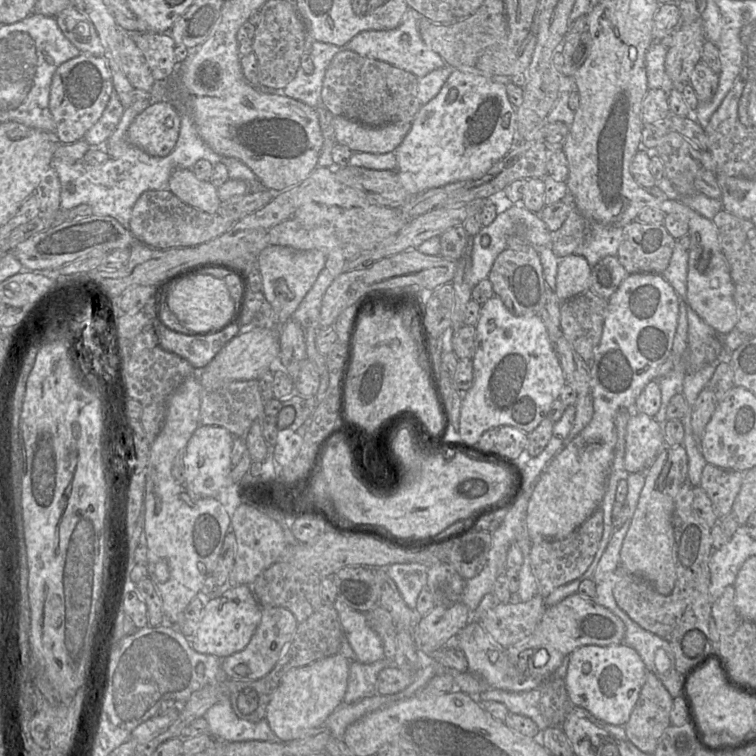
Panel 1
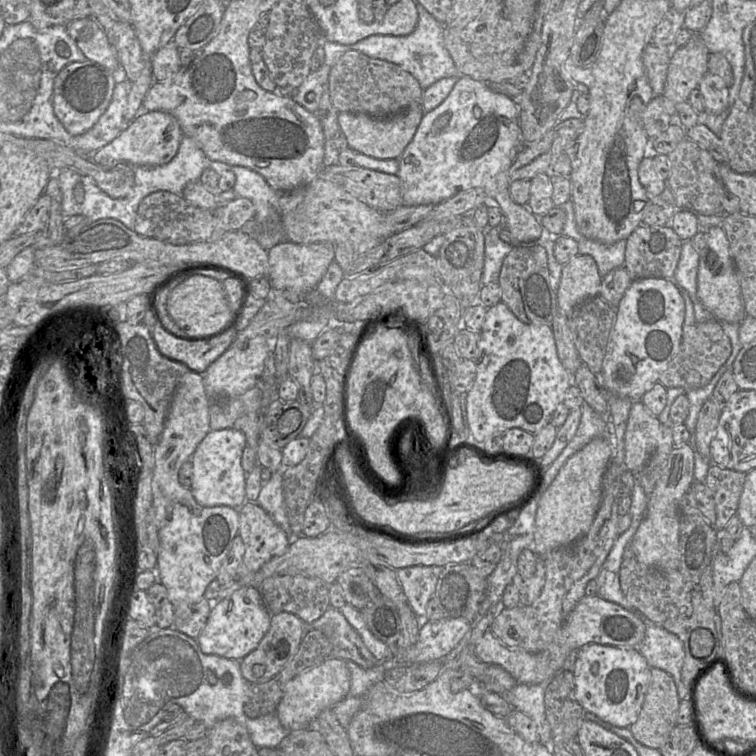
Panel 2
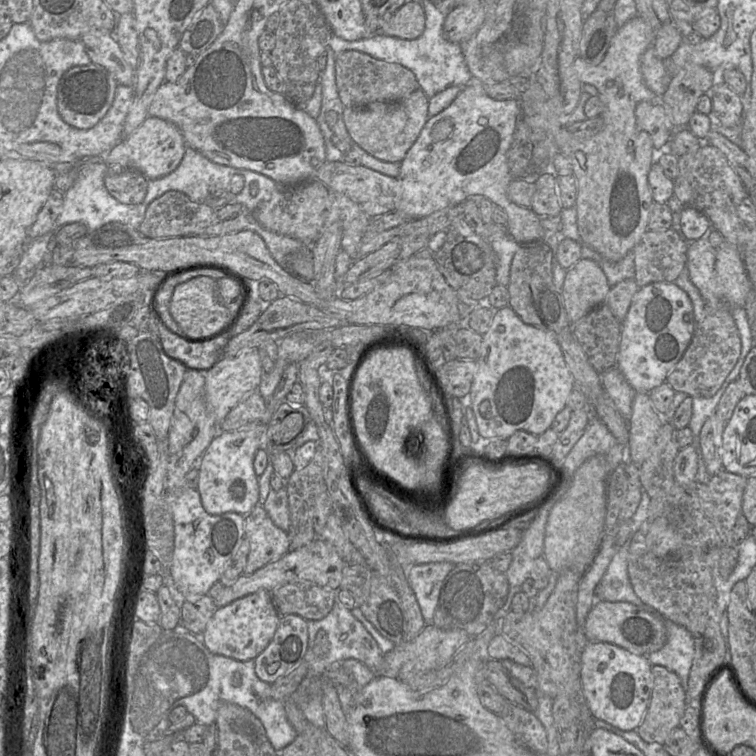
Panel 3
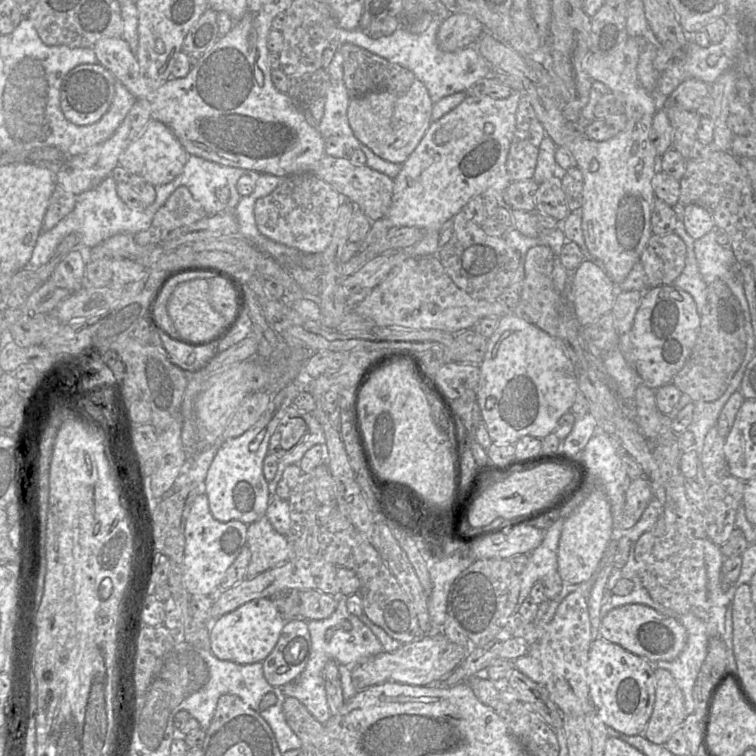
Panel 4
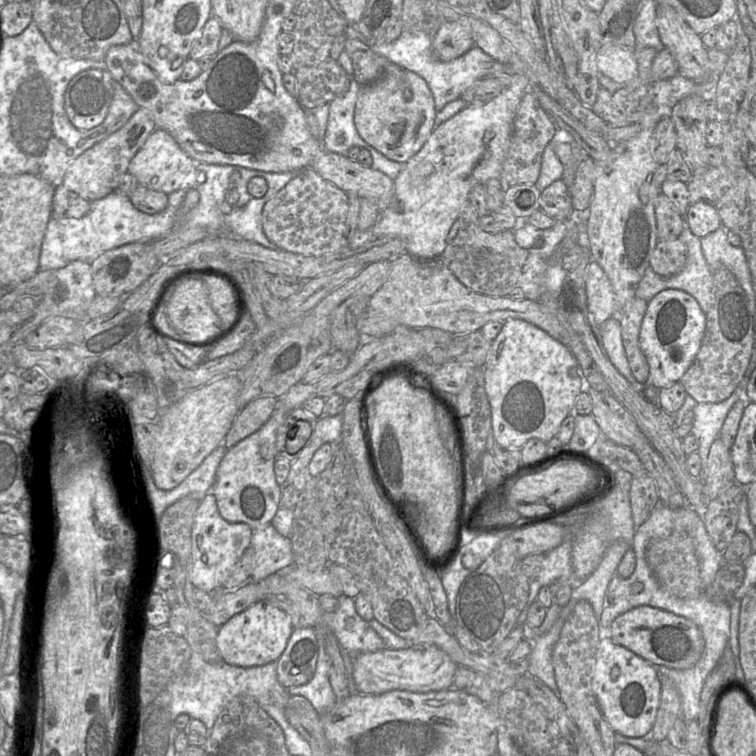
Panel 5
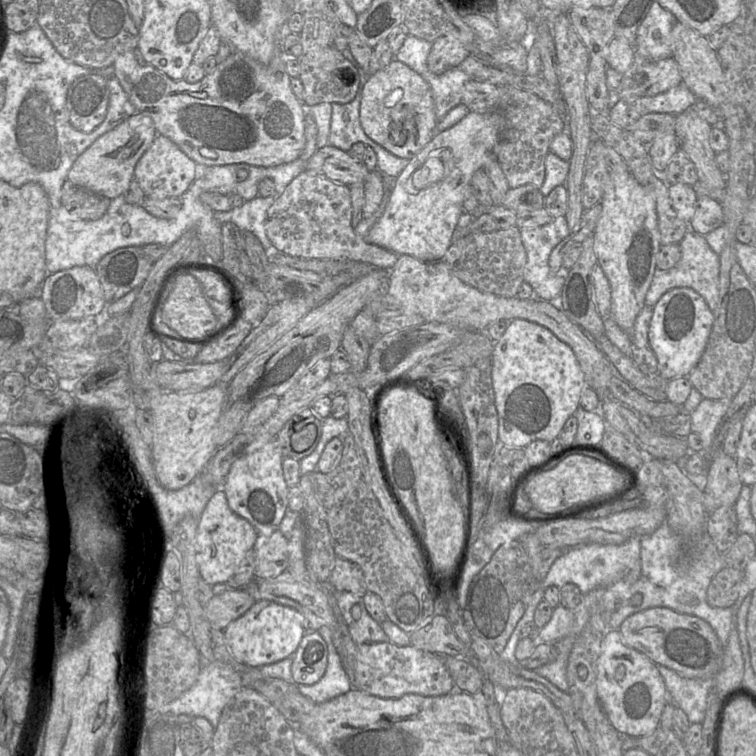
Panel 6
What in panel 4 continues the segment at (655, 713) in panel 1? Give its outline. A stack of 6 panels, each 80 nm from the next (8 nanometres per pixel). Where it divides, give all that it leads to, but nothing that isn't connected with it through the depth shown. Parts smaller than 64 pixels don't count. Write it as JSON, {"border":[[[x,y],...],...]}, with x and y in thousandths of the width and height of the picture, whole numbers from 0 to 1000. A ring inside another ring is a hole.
{"border":[[[866,882],[865,897],[866,930],[849,972],[862,983],[880,985],[907,948],[905,921],[884,886]]]}

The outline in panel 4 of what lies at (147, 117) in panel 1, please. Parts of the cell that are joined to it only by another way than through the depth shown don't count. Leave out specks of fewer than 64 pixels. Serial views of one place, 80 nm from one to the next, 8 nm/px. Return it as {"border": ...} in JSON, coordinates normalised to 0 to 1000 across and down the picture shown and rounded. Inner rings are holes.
{"border":[[[200,157],[184,181],[159,205],[156,220],[206,247],[235,234],[243,225],[249,206],[229,175],[216,163]]]}

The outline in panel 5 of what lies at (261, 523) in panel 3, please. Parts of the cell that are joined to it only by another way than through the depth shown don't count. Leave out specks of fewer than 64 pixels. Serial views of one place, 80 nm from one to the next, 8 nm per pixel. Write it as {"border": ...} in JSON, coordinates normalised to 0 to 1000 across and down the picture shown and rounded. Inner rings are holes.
{"border":[[[357,692],[333,700],[331,724],[336,728],[333,769],[344,769],[388,747],[388,729],[382,710],[373,709]]]}

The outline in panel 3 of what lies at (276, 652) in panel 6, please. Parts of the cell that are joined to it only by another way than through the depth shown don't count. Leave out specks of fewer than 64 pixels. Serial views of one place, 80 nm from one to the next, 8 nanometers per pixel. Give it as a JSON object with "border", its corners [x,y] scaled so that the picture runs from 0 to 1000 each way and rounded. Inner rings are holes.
{"border":[[[341,780],[287,804],[266,839],[266,847],[282,865],[313,874],[336,873],[360,847],[372,815],[357,783]]]}

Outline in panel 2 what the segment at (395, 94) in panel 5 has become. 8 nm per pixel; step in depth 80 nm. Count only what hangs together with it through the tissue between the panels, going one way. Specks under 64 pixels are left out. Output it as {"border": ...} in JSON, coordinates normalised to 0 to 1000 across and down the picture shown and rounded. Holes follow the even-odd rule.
{"border":[[[544,139],[537,146],[513,155],[495,156],[484,151],[450,148],[447,163],[454,173],[462,196],[499,210],[528,210],[545,187],[560,156],[558,139]]]}

